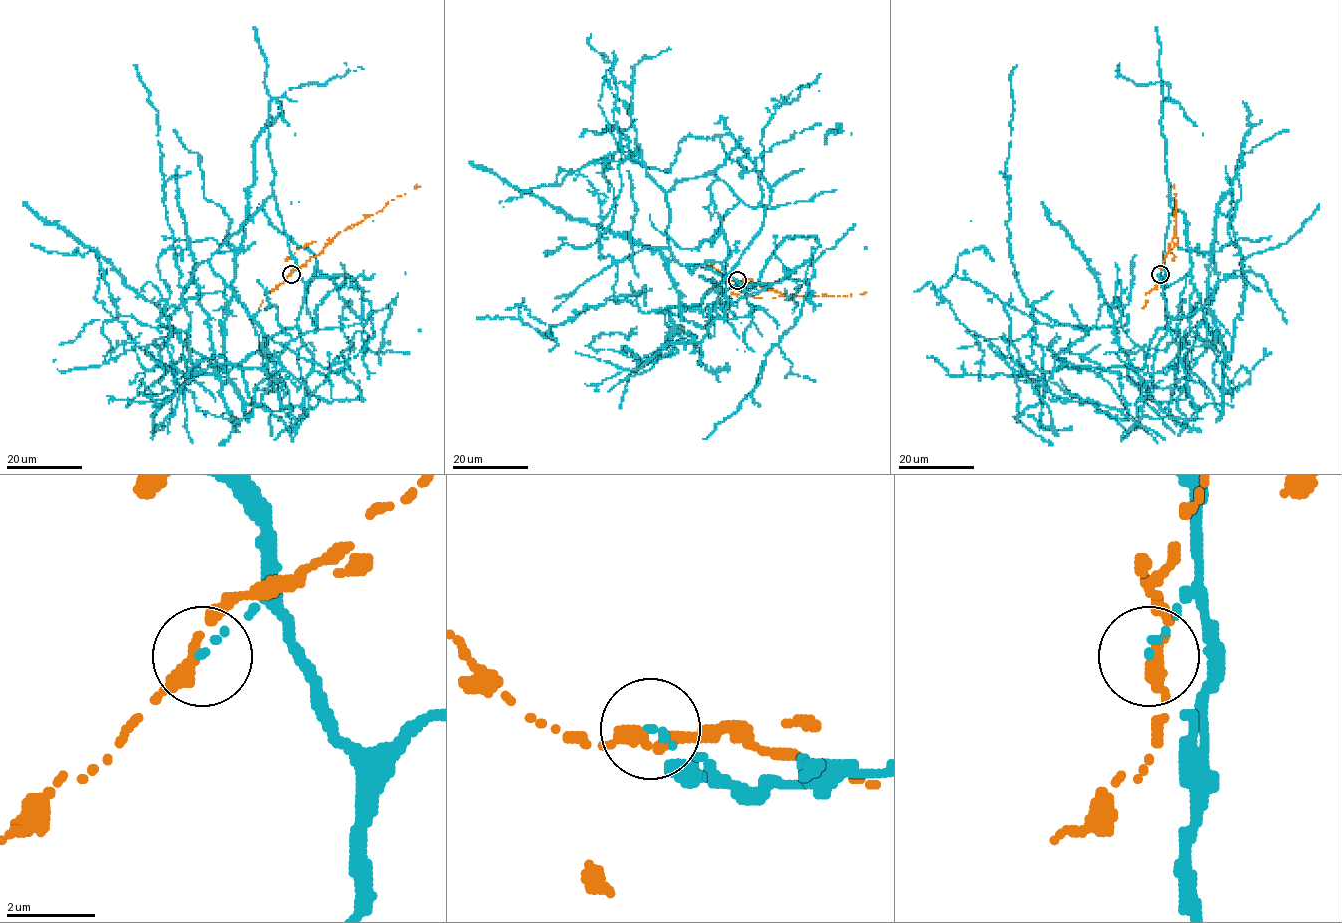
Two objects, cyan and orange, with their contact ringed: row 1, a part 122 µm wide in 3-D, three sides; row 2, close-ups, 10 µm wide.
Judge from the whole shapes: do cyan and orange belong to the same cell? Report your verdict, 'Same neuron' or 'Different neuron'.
Different neuron

